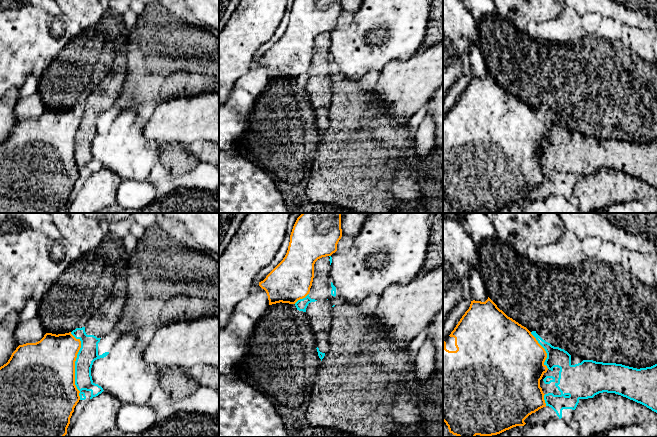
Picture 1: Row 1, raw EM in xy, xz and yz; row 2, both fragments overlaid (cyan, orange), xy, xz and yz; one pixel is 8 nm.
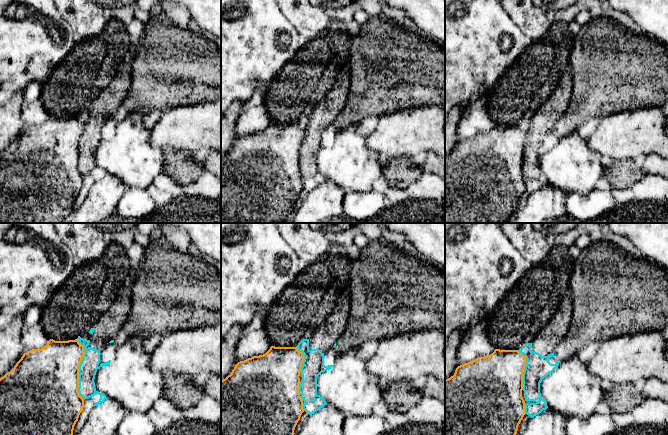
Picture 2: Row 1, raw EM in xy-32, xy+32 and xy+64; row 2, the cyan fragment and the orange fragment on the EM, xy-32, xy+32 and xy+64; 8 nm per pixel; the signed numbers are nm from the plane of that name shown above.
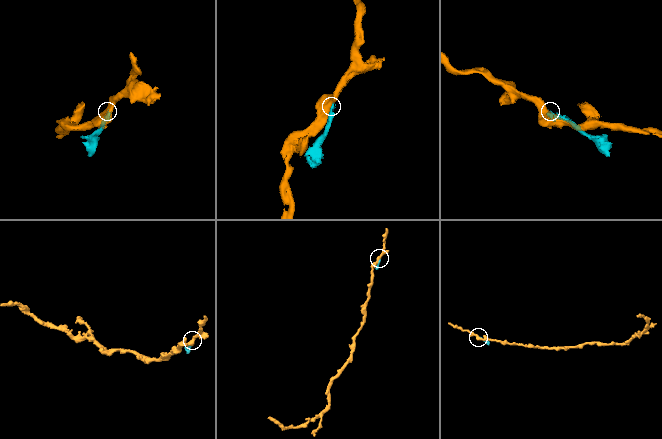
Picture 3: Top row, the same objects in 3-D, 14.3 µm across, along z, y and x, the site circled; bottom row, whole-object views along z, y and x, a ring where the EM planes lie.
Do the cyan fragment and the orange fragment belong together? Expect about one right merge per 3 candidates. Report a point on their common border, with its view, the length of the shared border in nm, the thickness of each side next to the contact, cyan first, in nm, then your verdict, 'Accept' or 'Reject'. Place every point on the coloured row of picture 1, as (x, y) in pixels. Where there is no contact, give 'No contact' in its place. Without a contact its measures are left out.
Touches cyan at xy (75, 365). Shared border 550 nm. Thickness 160 nm (cyan) against 480 nm. Reject

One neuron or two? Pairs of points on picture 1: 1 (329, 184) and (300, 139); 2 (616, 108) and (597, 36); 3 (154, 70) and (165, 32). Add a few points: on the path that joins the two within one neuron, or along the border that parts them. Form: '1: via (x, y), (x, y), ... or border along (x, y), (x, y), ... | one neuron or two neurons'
1: border along (321, 138), (307, 183) | two neurons
2: via (612, 90), (609, 85), (609, 72), (600, 54) | one neuron
3: via (163, 61), (164, 41) | one neuron

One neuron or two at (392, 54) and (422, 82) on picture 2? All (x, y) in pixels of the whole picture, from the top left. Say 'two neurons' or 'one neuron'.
one neuron

